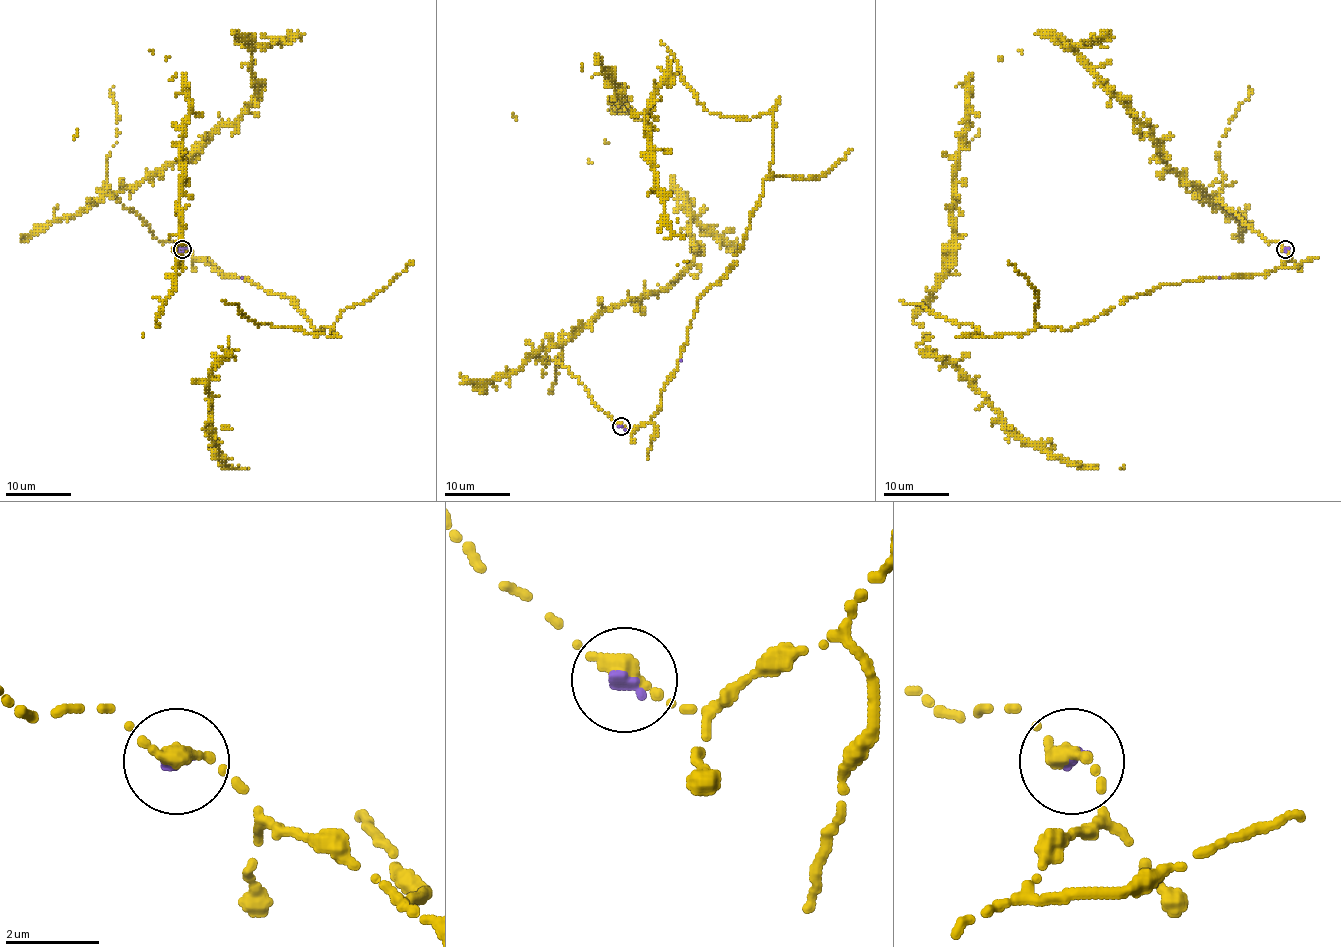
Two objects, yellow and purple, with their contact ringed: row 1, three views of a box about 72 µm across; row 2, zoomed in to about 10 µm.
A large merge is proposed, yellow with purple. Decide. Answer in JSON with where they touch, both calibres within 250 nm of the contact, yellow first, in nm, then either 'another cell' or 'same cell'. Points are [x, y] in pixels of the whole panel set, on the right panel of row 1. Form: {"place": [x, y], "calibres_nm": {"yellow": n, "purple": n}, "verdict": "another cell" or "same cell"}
{"place": [1285, 249], "calibres_nm": {"yellow": 440, "purple": 220}, "verdict": "same cell"}

